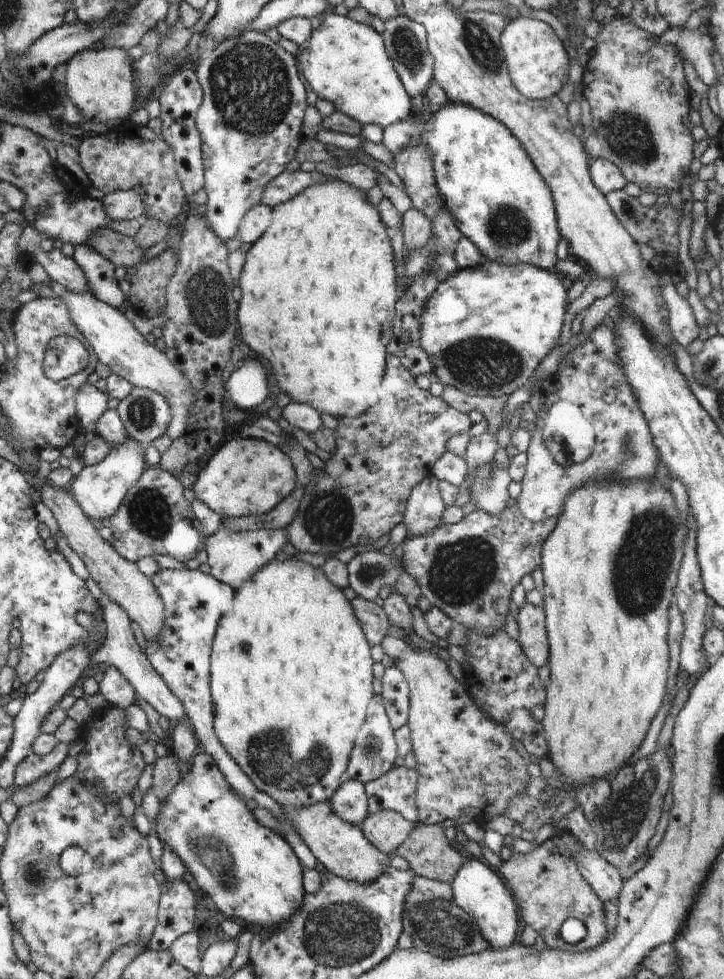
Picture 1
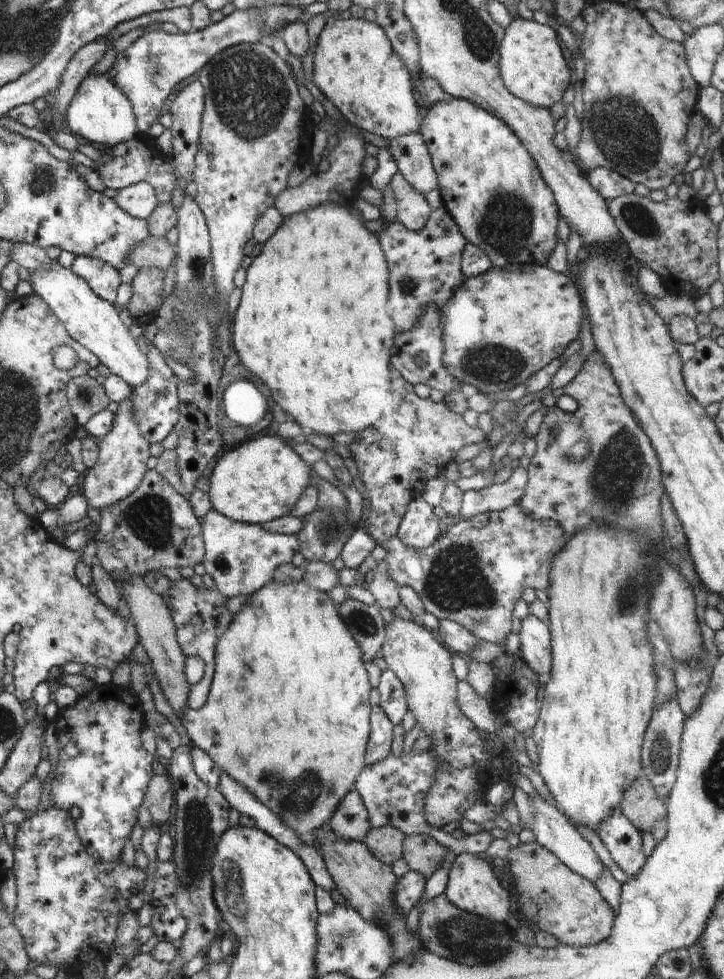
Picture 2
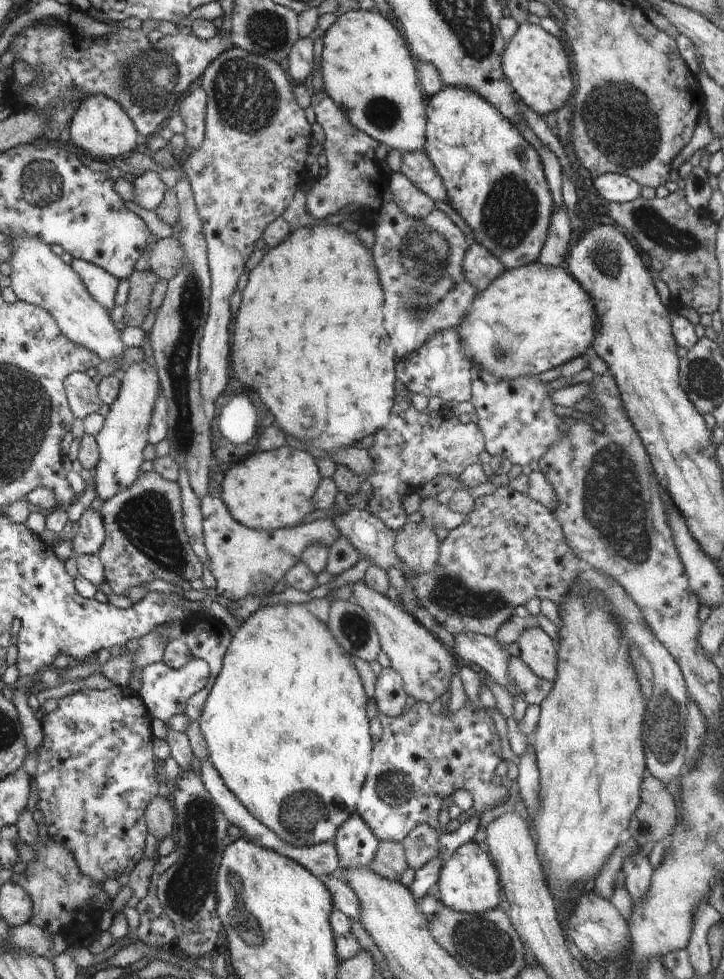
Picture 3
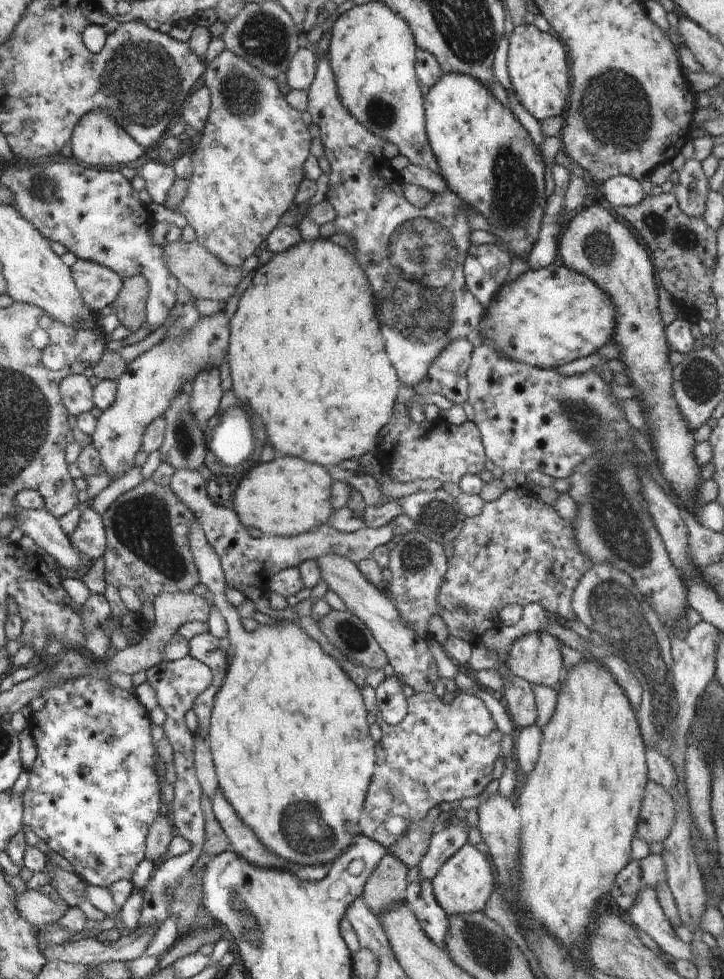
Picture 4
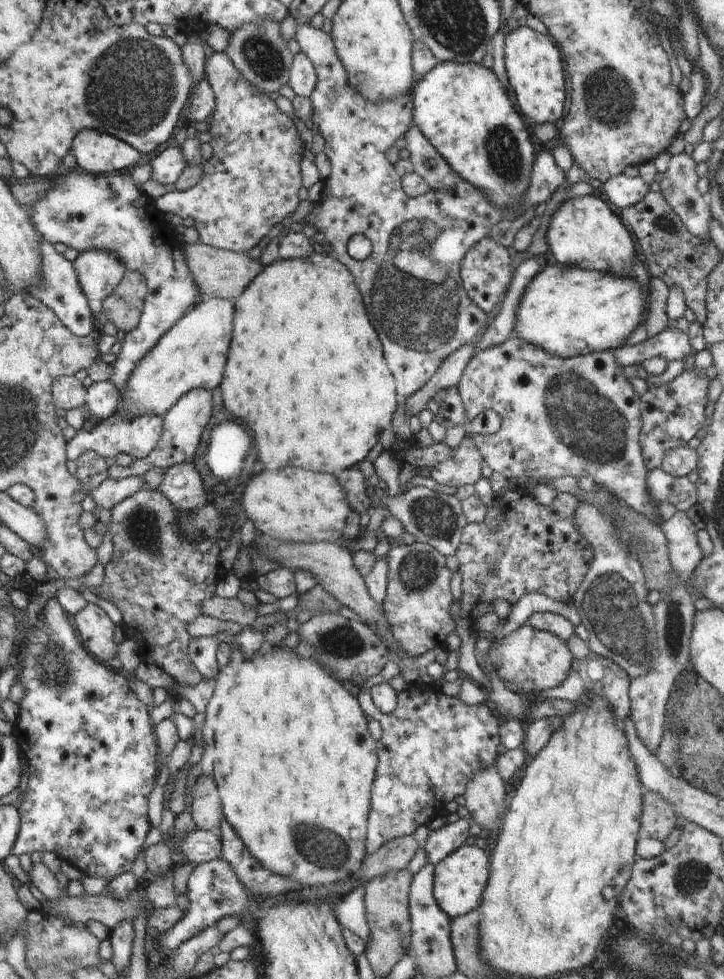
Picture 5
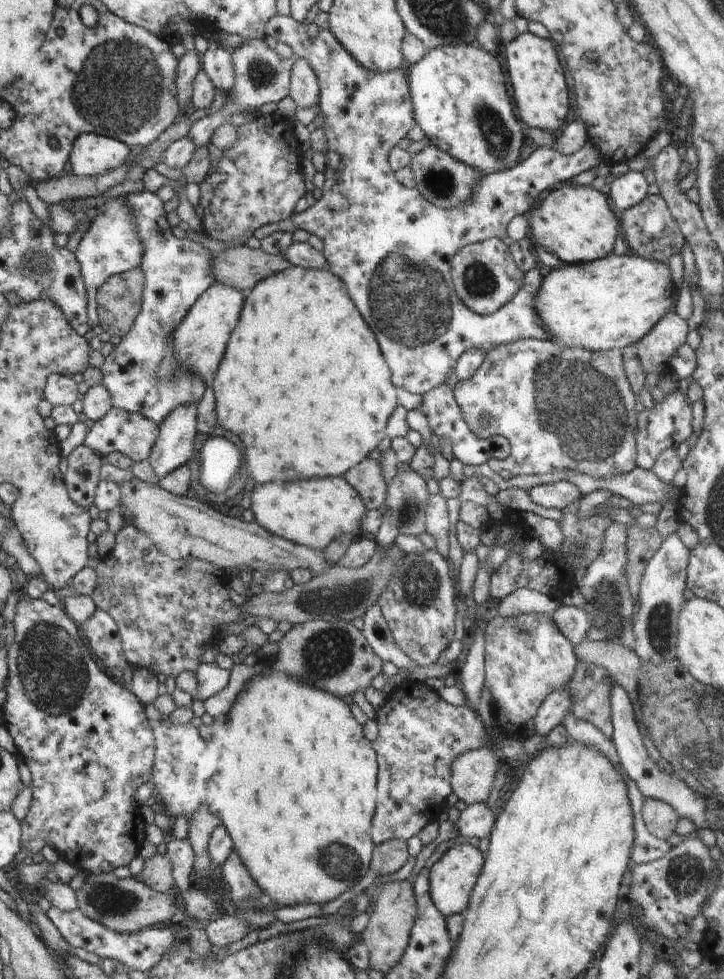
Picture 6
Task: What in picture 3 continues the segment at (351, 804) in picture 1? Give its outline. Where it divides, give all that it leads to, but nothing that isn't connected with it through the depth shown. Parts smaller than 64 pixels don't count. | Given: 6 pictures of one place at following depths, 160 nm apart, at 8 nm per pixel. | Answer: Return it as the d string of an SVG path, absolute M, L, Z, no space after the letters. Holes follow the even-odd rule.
M356 811L339 826L335 840L342 869L369 865L380 842Z

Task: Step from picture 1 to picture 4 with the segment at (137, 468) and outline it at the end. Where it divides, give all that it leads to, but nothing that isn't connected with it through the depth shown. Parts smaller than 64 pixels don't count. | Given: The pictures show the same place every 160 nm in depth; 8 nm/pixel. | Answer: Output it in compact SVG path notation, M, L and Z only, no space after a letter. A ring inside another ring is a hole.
M224 309L212 316L202 316L198 320L198 324L192 326L186 334L182 334L178 338L164 338L160 344L152 346L150 350L144 352L126 366L126 371L116 382L115 402L107 410L104 410L100 418L96 420L96 429L92 435L91 446L100 454L103 465L102 471L108 474L110 478L118 479L135 466L135 456L140 451L142 434L144 434L146 426L156 418L163 417L164 412L170 406L170 400L176 396L180 386L186 380L194 380L196 375L204 372L206 368L219 368L219 366L222 366L229 346L230 322Z

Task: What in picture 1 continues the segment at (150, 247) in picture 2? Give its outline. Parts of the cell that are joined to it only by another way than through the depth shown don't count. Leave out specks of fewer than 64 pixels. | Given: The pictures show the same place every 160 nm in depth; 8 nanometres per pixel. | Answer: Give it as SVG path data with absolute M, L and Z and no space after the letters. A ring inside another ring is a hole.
M108 227L96 229L86 240L85 244L92 250L107 258L115 266L137 266L141 262L144 253L136 243L133 237L129 237Z

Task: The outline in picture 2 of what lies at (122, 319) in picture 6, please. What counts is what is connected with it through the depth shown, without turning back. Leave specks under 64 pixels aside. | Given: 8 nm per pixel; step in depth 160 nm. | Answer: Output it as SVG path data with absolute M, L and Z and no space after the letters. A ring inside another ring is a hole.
M161 268L138 269L131 283L132 296L127 304L134 323L145 327L155 322L163 300L164 276Z

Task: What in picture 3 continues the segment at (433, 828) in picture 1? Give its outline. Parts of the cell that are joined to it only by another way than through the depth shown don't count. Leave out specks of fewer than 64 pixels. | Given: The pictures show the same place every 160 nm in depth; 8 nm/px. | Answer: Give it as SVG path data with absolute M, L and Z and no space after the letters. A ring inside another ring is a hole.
M426 823L416 825L402 841L407 866L422 868L439 854L439 834Z

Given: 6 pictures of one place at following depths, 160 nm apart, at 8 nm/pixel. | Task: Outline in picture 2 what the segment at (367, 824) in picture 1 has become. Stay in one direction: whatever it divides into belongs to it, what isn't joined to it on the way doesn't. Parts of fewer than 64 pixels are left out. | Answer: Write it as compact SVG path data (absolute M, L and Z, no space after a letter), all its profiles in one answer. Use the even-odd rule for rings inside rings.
M392 825L380 828L372 827L363 843L374 858L393 866L403 856L404 837L405 834Z

